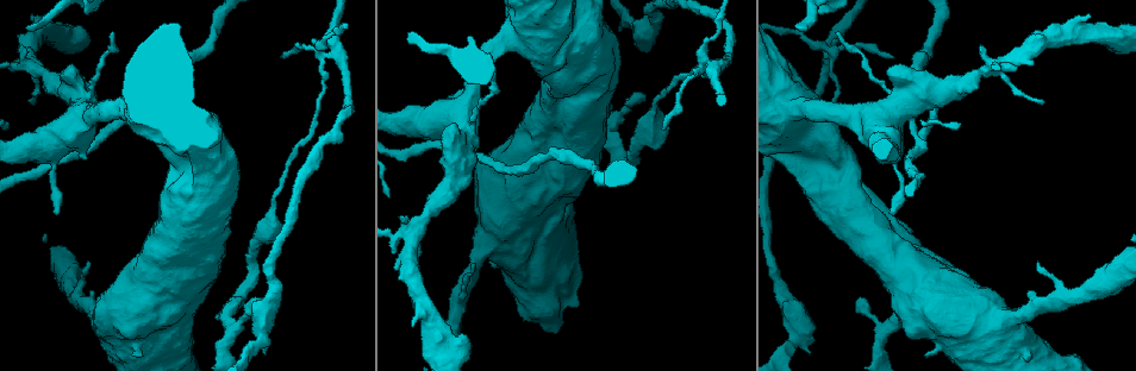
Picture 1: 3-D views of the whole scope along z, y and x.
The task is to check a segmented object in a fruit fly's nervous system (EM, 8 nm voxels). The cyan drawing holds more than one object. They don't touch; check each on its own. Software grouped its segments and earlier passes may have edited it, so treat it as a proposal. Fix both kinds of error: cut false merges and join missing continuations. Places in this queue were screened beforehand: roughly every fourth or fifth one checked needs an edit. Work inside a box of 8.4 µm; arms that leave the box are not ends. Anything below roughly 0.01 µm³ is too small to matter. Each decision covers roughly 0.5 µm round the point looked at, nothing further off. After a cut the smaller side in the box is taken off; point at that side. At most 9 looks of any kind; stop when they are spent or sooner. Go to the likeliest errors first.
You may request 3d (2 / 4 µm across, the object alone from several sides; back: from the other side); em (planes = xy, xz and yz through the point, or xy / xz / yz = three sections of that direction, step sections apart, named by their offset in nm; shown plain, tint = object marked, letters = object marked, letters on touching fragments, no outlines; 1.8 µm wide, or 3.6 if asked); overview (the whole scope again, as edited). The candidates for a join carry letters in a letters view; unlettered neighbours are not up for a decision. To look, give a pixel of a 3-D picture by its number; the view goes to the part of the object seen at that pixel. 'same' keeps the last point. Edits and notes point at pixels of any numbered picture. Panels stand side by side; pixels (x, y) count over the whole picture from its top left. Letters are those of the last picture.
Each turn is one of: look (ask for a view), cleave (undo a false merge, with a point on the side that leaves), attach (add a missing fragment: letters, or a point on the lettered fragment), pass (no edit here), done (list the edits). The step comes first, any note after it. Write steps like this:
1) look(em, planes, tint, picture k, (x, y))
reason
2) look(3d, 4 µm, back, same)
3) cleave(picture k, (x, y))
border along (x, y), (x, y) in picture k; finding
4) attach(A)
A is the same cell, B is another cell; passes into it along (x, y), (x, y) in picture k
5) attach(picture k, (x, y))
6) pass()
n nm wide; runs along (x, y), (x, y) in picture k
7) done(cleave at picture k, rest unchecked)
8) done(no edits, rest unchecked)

look(3d, 2 µm, picture 1, (806, 26))
branch stops here

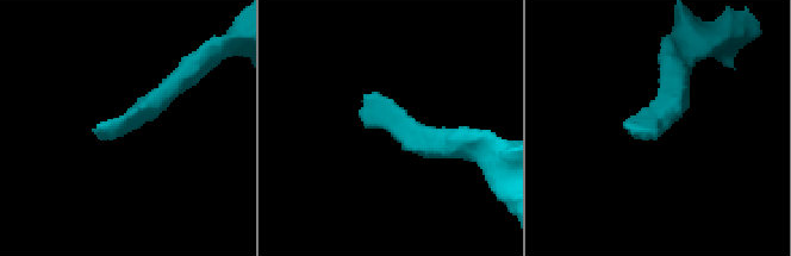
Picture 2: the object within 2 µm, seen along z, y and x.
look(em, planes, tint, picture 2, (363, 117))

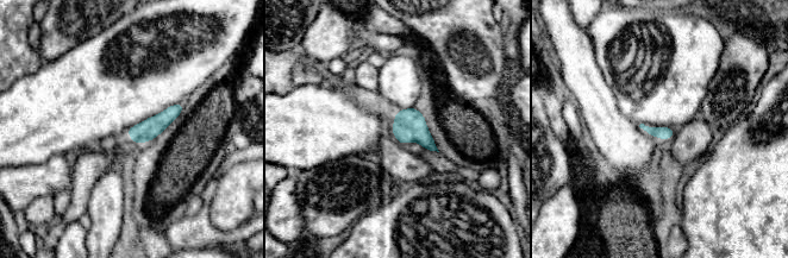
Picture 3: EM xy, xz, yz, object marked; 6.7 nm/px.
look(em, planes, letters, same)
see the neighbours

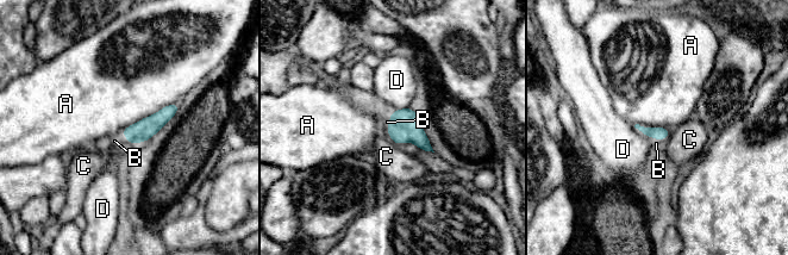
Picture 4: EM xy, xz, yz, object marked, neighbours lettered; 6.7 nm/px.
attach(B)
B is the same cell, A, C and D are other cells; passes into it along (143, 130), (126, 138), (114, 141) in picture 4; it goes on there

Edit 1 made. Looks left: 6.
look(em, xy, step 16, tint, picture 1, (233, 329))
thin neck

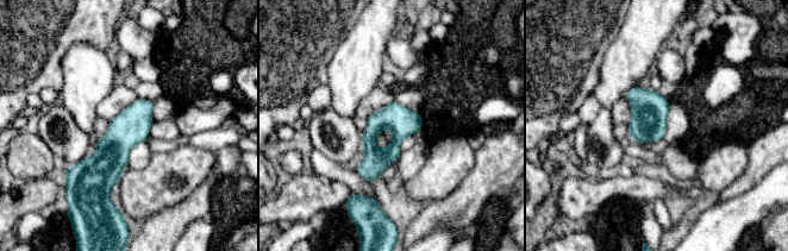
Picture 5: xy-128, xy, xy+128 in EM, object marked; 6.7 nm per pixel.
look(em, planes, letters, same)

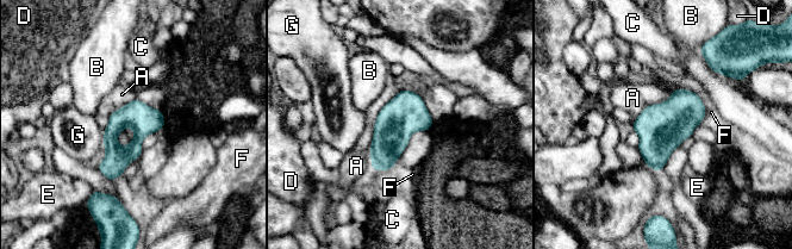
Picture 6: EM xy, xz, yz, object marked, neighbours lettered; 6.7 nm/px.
pass()
A, B, C, D, E, F and G are other cells; border along (673, 91), (634, 118) in picture 6; one cell here

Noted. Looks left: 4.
look(em, 3.6 µm, planes, letters, picture 1, (806, 123))
thick turns thin

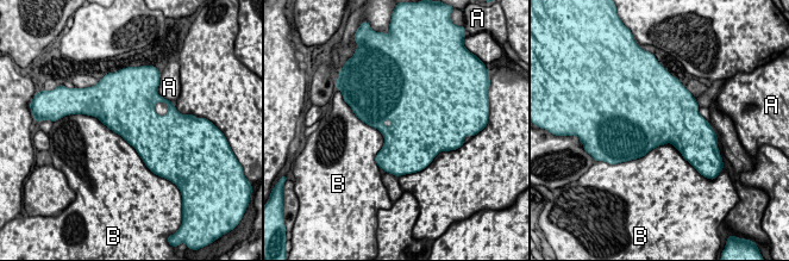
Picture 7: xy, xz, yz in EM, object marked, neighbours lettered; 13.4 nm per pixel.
pass()
B touches over 1050 nm; A and B are other cells; border along (91, 115), (120, 135), (146, 166) in picture 7; one cell here

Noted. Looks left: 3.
look(em, planes, letters, picture 1, (472, 273))

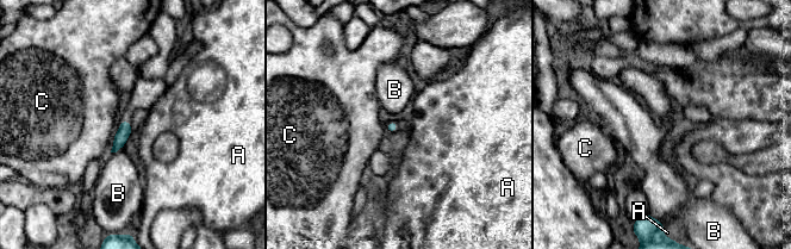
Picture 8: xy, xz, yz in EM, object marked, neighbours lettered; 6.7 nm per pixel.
pass()
B touches over 100 nm; A, B and C are other cells; border along (123, 147), (111, 153) in picture 8; no lettered fragment goes on from it

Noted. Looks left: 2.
done(attach at picture 4, rest unchecked)

